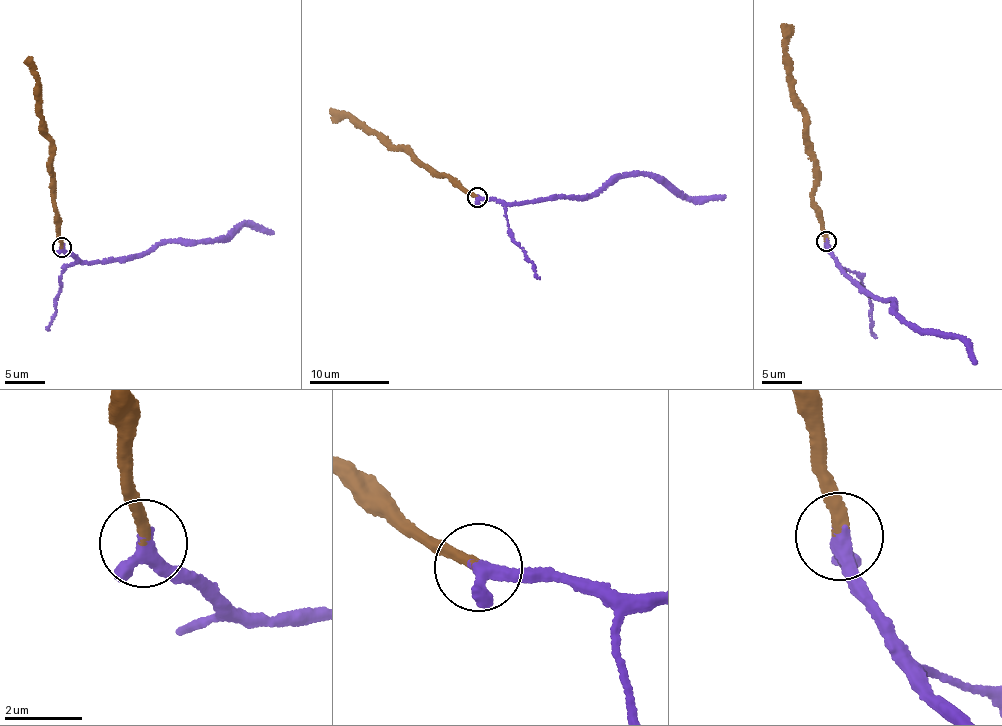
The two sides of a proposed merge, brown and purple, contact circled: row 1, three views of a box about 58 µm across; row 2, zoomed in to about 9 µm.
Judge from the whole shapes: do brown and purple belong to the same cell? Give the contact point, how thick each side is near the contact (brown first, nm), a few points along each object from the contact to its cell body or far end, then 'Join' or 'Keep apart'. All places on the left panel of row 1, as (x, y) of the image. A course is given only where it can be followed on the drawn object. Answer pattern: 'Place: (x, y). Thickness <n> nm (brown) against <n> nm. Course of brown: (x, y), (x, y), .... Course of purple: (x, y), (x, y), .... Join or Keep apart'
Place: (61, 247). Thickness 300 nm (brown) against 320 nm. Course of brown: (62, 248), (60, 220), (52, 194), (51, 138), (46, 132), (41, 109), (41, 85), (30, 58). Course of purple: (62, 248), (83, 262), (101, 262), (142, 255), (175, 241), (231, 236), (241, 224), (255, 223), (273, 233). Join

